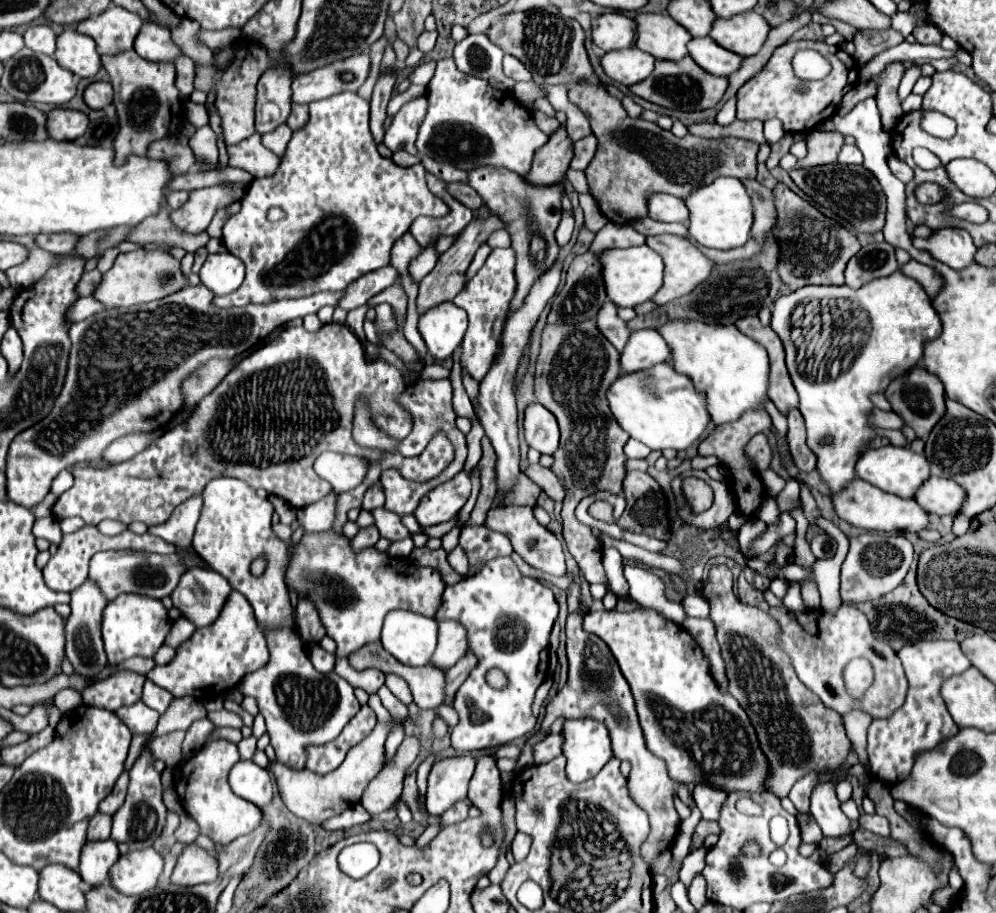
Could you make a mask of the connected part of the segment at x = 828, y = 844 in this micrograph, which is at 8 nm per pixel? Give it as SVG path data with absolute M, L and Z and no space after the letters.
M848 835L848 839L828 839L828 837L824 837L824 839L820 841L820 849L822 849L824 853L832 855L832 853L836 853L838 849L844 849L844 847L850 845L850 843L854 843L854 837L852 837L852 835Z

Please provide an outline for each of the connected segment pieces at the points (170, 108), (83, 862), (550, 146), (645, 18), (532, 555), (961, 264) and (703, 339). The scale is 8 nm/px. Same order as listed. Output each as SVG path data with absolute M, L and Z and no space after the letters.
M132 49L116 55L102 55L102 67L110 75L110 83L114 87L114 105L120 119L120 131L114 141L116 163L124 163L128 155L146 155L148 143L178 133L176 129L180 129L184 115L174 85L176 69L172 63L146 61Z
M112 839L92 841L92 843L88 841L86 847L82 849L78 873L88 887L108 885L110 883L108 871L112 869L112 865L116 863L118 857L120 857L118 845Z
M562 125L556 133L550 135L548 143L536 151L532 169L528 171L524 181L536 187L558 185L562 183L566 169L570 167L570 159L572 159L572 143L566 137L566 129Z
M642 13L636 17L638 33L636 47L654 55L656 59L680 61L688 55L690 33L678 25L670 15Z
M508 505L508 507L492 507L492 511L488 511L488 519L486 519L486 525L494 531L500 531L504 533L514 551L532 567L544 571L544 573L550 573L554 577L560 577L566 573L566 563L564 563L564 551L562 551L562 543L546 529L542 527L534 513L532 513L532 507L518 507L518 505Z
M942 229L936 231L930 239L913 238L912 245L918 249L926 249L934 259L946 263L956 271L972 265L978 251L972 243L970 233L964 229Z
M674 321L658 327L658 333L672 347L674 369L688 375L706 393L708 411L716 425L732 423L746 411L766 409L770 363L766 349L740 333L734 325L706 325L702 321Z

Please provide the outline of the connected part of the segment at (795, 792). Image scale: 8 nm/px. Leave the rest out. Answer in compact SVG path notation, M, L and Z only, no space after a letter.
M810 771L808 775L804 775L802 779L796 781L796 785L790 789L790 801L796 805L798 811L808 813L808 805L810 805L810 793L816 787L816 783L820 781L820 773Z

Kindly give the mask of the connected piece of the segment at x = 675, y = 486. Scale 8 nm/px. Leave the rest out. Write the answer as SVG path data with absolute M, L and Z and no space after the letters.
M692 469L691 471L682 473L680 477L676 477L676 479L672 481L672 491L674 491L674 493L680 493L680 491L682 491L684 475L697 477L698 479L702 479L702 481L706 481L706 483L712 487L712 491L714 491L714 501L712 501L712 507L710 507L710 509L706 509L706 511L702 511L702 513L692 513L692 511L690 511L692 523L694 523L696 527L704 527L704 529L712 529L712 527L718 527L718 525L726 523L728 517L736 511L736 497L734 497L734 493L730 491L730 487L728 487L726 483L720 483L720 481L710 479L710 477L704 473L704 470Z

